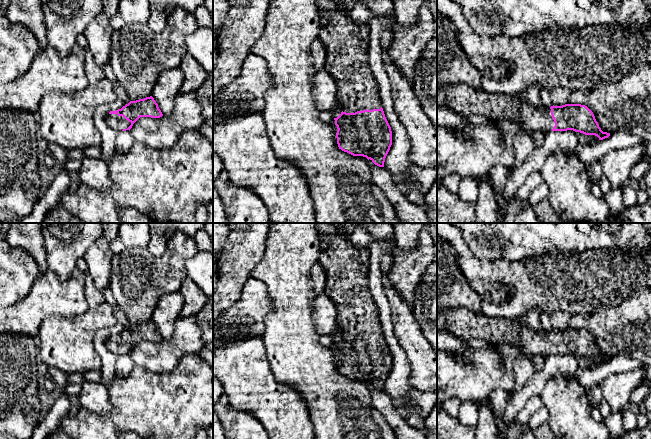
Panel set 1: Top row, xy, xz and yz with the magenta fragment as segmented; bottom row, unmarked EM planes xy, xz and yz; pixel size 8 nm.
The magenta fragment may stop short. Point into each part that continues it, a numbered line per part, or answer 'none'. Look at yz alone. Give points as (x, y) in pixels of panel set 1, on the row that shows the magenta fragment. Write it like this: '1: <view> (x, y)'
1: yz (464, 100)

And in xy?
1: xy (118, 123)

